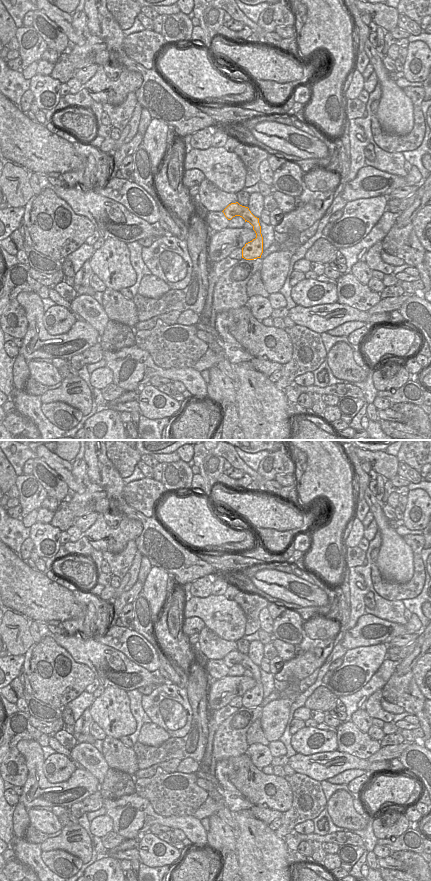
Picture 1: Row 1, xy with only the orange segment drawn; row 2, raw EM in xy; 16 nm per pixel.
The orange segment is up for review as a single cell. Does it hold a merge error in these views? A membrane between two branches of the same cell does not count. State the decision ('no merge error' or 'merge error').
no merge error

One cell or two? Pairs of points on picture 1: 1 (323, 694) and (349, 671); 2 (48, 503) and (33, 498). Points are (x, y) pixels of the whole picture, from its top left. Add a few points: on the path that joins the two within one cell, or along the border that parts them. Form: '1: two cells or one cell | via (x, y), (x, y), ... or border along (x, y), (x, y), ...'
1: two cells | border along (322, 684), (337, 697)
2: two cells | border along (47, 495), (40, 507)

